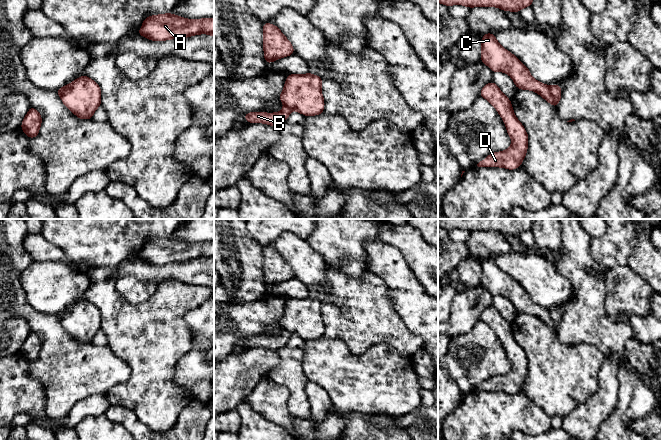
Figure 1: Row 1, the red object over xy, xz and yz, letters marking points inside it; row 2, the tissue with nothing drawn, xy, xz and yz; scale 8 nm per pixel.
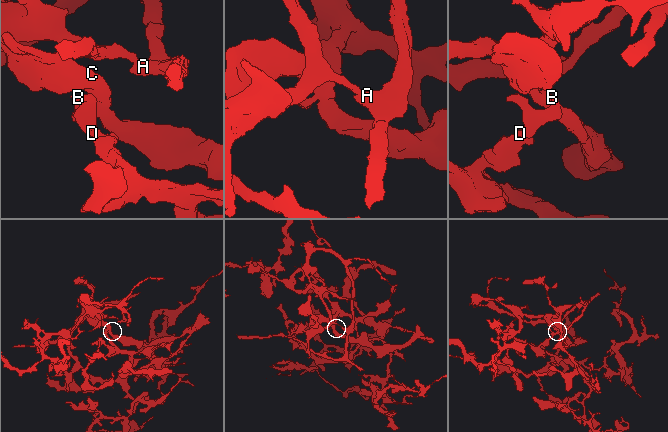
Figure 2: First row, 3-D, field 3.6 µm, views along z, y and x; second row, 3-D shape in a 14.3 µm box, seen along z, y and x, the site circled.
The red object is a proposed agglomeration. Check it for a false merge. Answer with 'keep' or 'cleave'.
cleave

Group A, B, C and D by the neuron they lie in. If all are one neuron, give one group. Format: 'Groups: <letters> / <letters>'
Groups: A B D / C

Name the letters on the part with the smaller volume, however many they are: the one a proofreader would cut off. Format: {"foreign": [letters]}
{"foreign": ["C"]}

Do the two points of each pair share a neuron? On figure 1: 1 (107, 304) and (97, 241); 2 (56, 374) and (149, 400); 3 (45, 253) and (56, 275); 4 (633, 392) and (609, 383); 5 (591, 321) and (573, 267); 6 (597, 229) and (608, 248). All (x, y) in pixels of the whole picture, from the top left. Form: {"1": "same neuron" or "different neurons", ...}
{"1": "different neurons", "2": "different neurons", "3": "different neurons", "4": "different neurons", "5": "same neuron", "6": "different neurons"}

